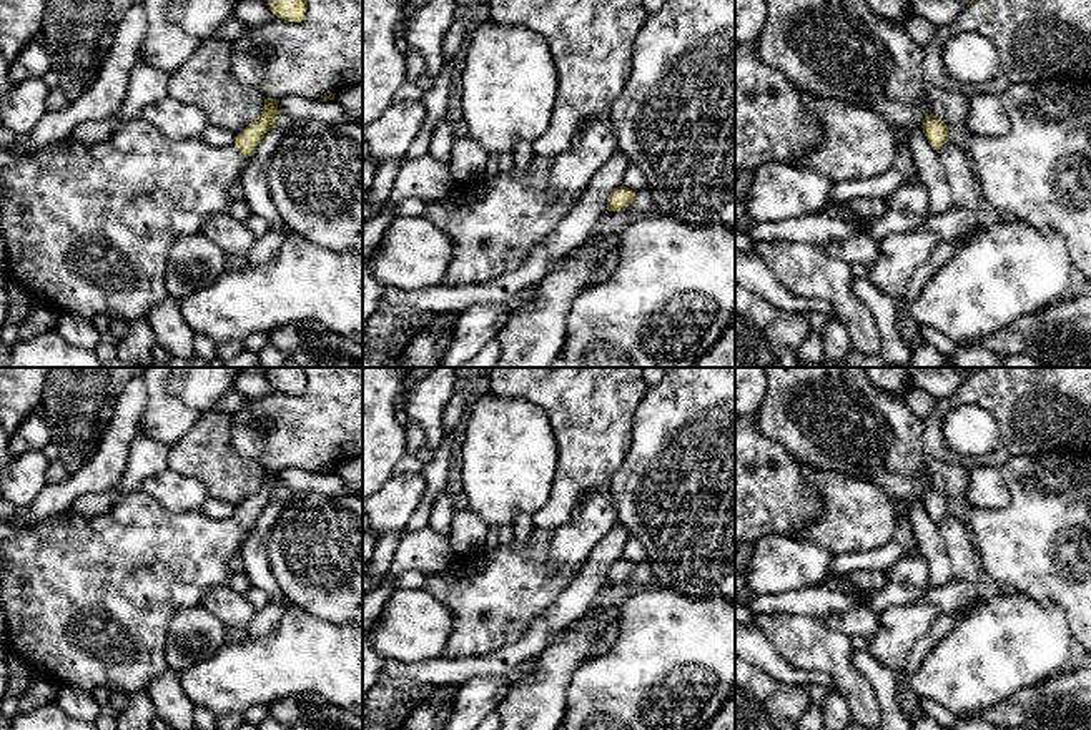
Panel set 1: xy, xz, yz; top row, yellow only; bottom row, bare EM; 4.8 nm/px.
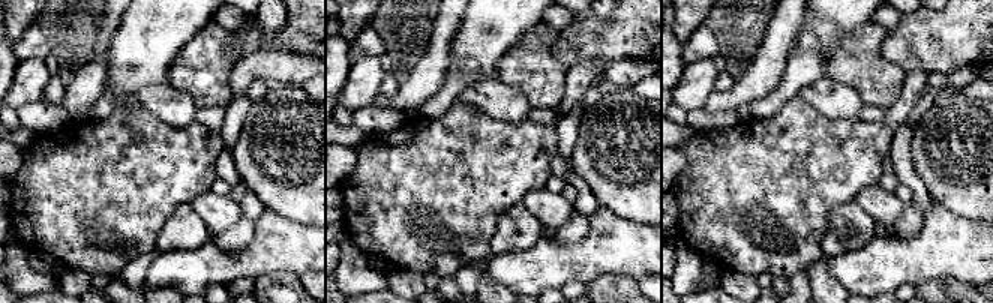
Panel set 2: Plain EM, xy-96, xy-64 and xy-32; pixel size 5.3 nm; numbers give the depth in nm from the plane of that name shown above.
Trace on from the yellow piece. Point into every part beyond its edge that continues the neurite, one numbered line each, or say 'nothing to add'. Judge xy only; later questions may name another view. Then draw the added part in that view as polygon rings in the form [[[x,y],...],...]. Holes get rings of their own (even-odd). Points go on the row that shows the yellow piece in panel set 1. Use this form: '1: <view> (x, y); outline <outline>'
1: xy (88, 228); outline [[[141,116],[120,121],[116,131],[106,141],[86,145],[70,138],[33,155],[22,156],[0,170],[0,236],[7,246],[7,261],[3,268],[8,273],[10,283],[23,294],[55,304],[62,313],[83,318],[103,314],[128,323],[140,319],[156,303],[168,298],[165,274],[173,244],[181,236],[200,233],[211,216],[230,211],[233,200],[228,195],[228,188],[241,178],[244,168],[246,156],[234,145],[215,148],[203,140],[170,140]]]

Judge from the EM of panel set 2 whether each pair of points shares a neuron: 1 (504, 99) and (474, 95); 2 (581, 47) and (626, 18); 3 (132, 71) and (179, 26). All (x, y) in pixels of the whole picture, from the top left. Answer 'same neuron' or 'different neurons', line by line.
1: same neuron
2: same neuron
3: same neuron

